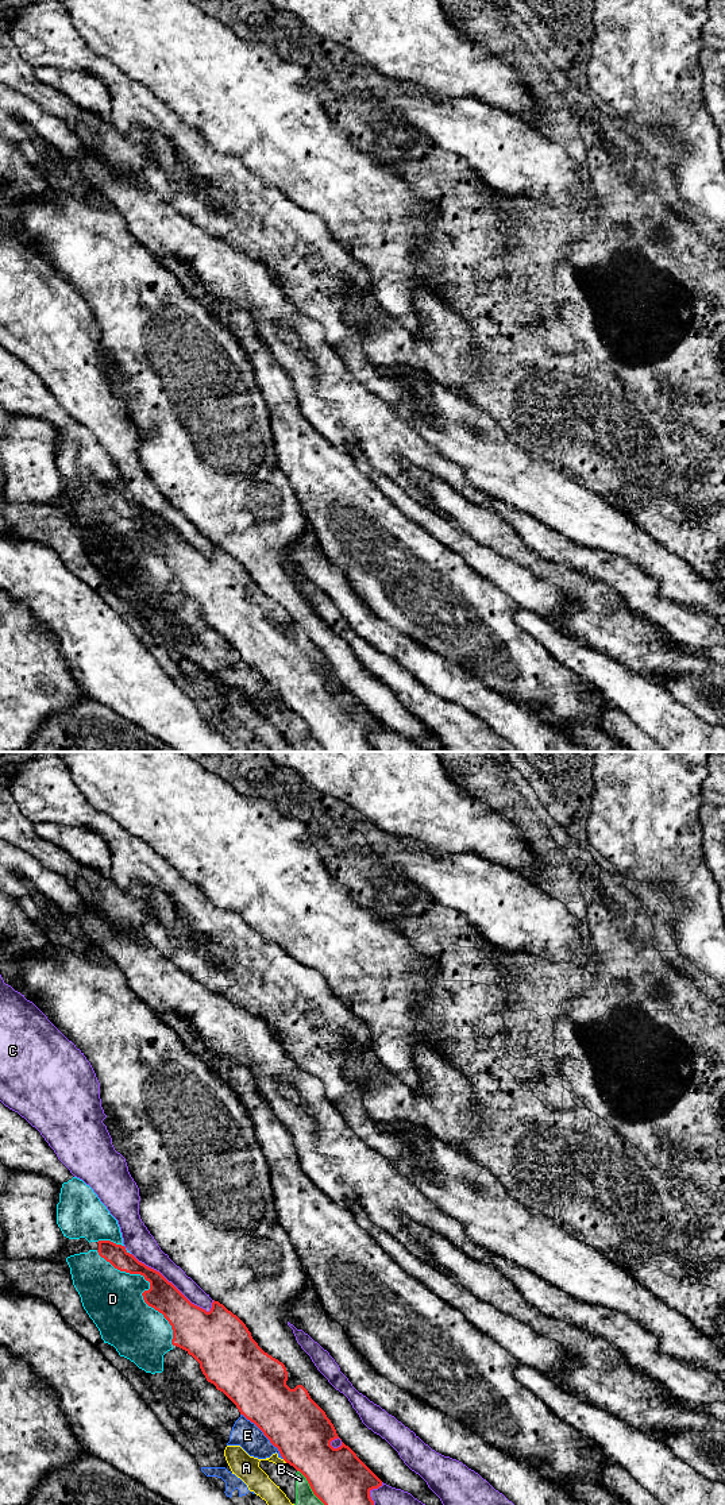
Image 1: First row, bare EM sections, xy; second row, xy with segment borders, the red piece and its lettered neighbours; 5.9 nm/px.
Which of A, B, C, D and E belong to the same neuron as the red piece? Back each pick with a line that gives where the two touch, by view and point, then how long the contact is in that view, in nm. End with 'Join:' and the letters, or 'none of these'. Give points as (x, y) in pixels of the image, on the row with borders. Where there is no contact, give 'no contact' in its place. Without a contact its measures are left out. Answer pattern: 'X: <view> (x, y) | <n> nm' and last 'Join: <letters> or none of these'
Join: none of these

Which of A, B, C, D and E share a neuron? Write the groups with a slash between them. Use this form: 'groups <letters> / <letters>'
groups A / B D E / C

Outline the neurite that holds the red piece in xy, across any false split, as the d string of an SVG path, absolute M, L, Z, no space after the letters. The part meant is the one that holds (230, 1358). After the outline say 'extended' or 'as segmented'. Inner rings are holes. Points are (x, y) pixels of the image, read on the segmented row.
M99 1240L99 1255L115 1269L130 1274L140 1274L150 1282L150 1289L142 1293L144 1303L163 1315L173 1330L171 1344L185 1350L198 1363L207 1381L223 1392L247 1420L254 1423L270 1443L278 1448L286 1463L300 1471L308 1481L313 1494L324 1505L374 1505L370 1497L373 1489L382 1486L382 1481L342 1442L333 1448L331 1442L338 1439L336 1429L325 1412L311 1398L302 1385L290 1389L286 1385L288 1371L282 1362L265 1352L252 1339L246 1324L219 1301L212 1303L209 1312L192 1304L171 1282L159 1271L139 1262L124 1246L111 1240Z; as segmented

